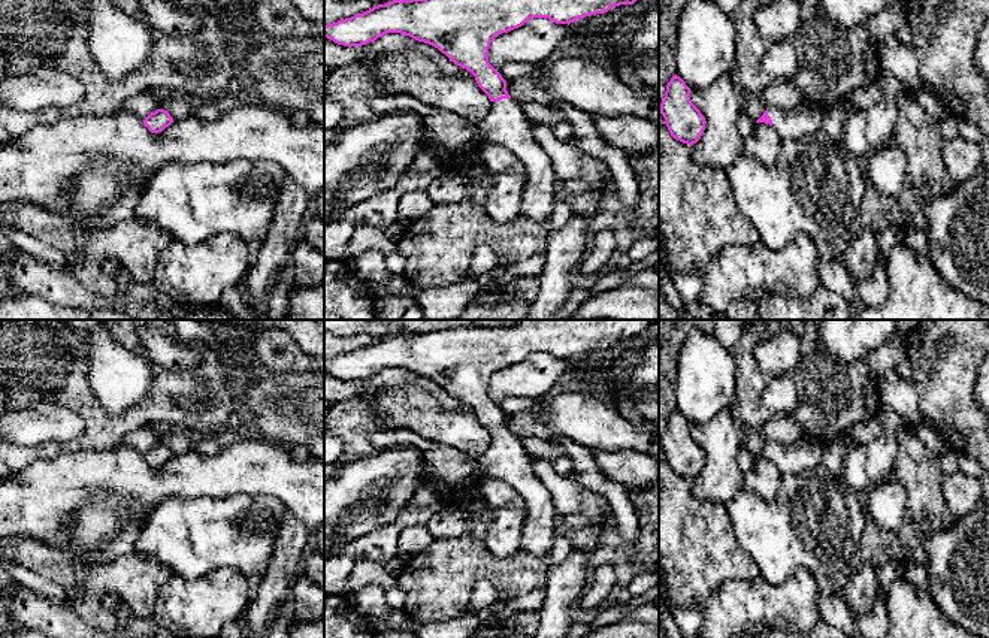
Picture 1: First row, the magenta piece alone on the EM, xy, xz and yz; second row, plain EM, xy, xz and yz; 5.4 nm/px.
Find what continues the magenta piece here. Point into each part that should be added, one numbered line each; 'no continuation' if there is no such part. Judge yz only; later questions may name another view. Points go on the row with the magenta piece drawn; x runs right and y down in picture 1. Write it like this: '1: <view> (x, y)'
1: yz (805, 117)

